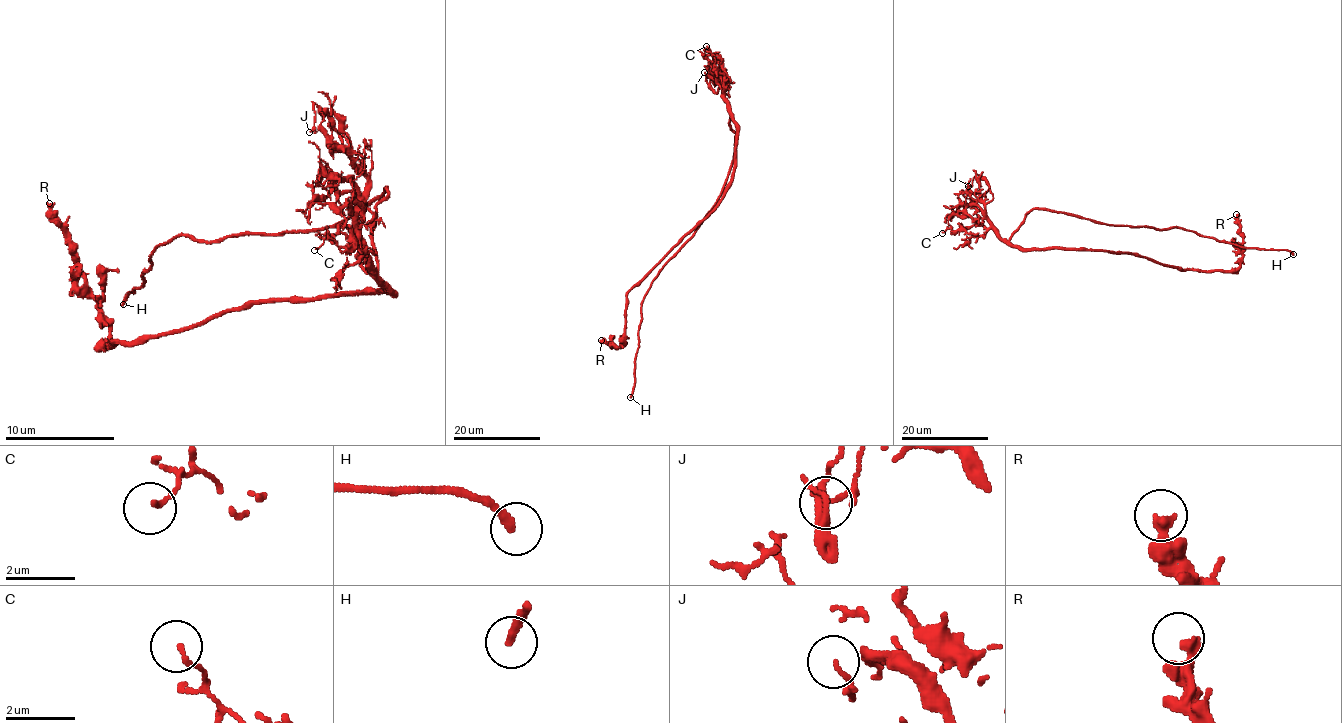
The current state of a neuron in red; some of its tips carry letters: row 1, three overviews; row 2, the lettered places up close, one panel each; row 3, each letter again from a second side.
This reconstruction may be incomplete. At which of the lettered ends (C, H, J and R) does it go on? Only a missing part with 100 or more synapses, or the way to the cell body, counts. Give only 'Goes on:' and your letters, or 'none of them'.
Goes on: H

